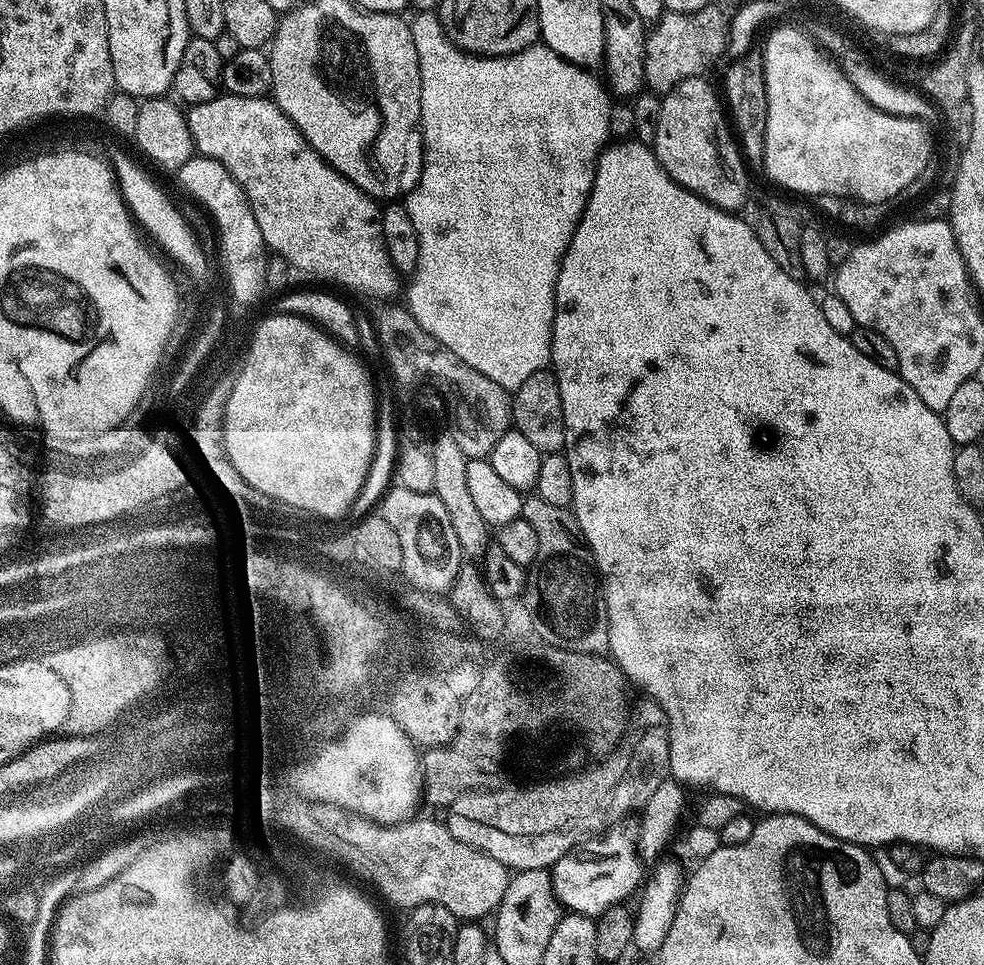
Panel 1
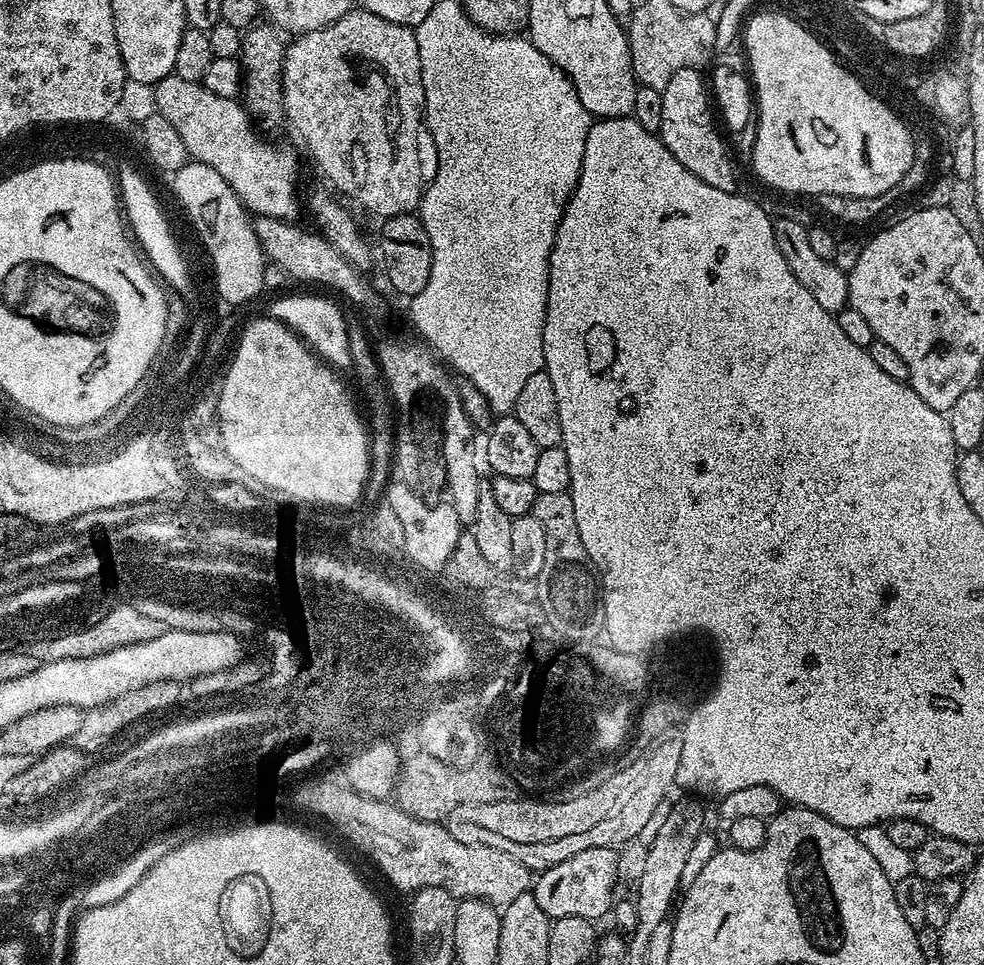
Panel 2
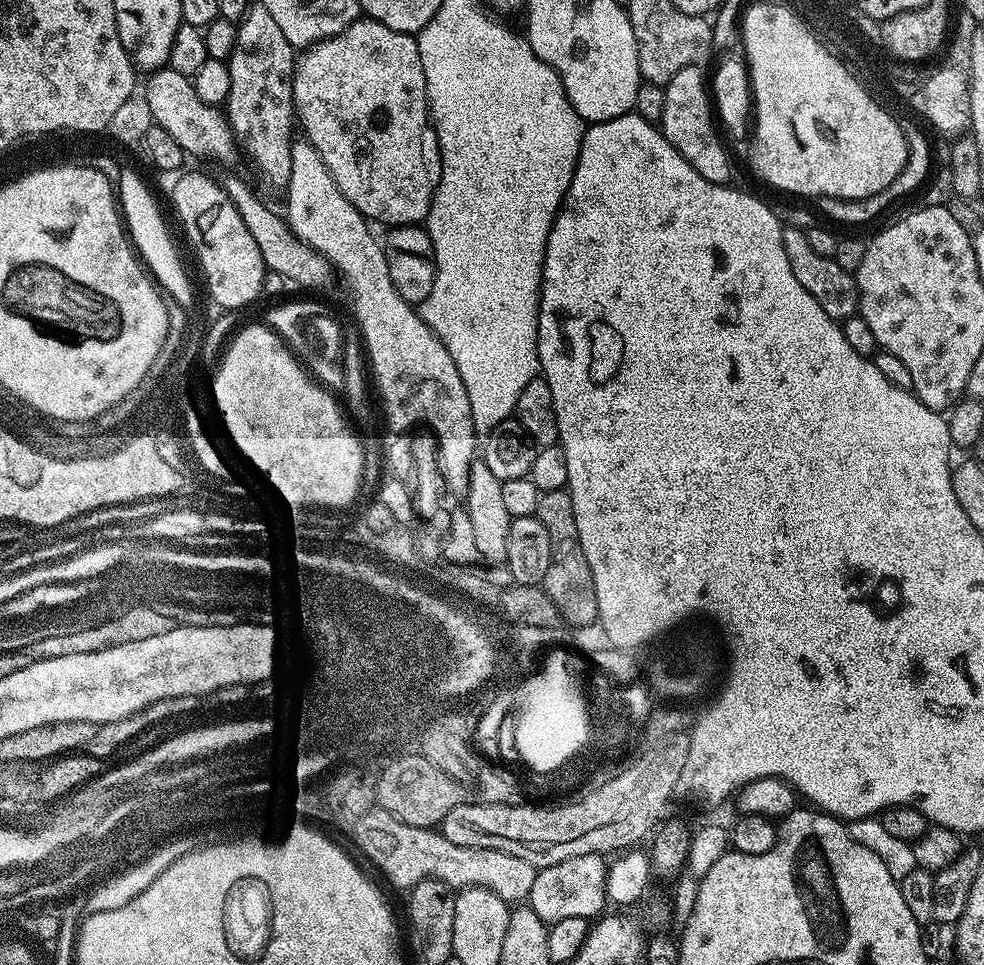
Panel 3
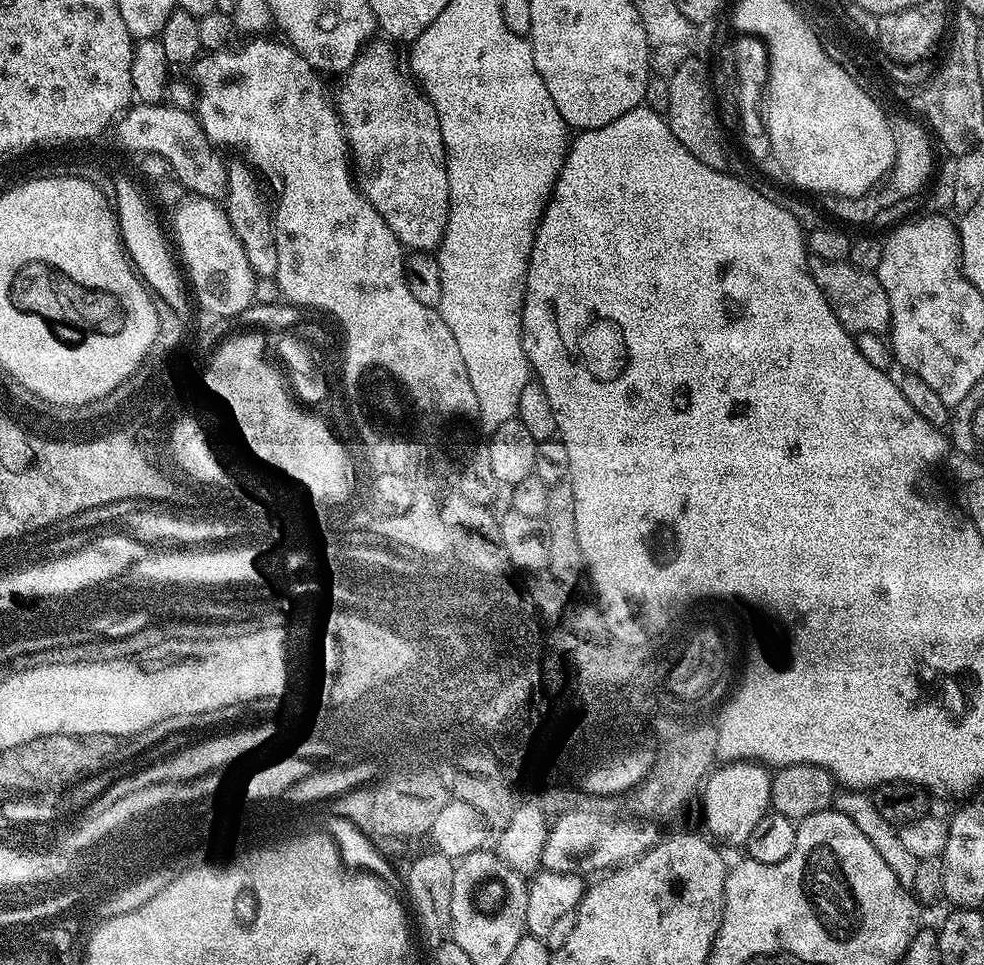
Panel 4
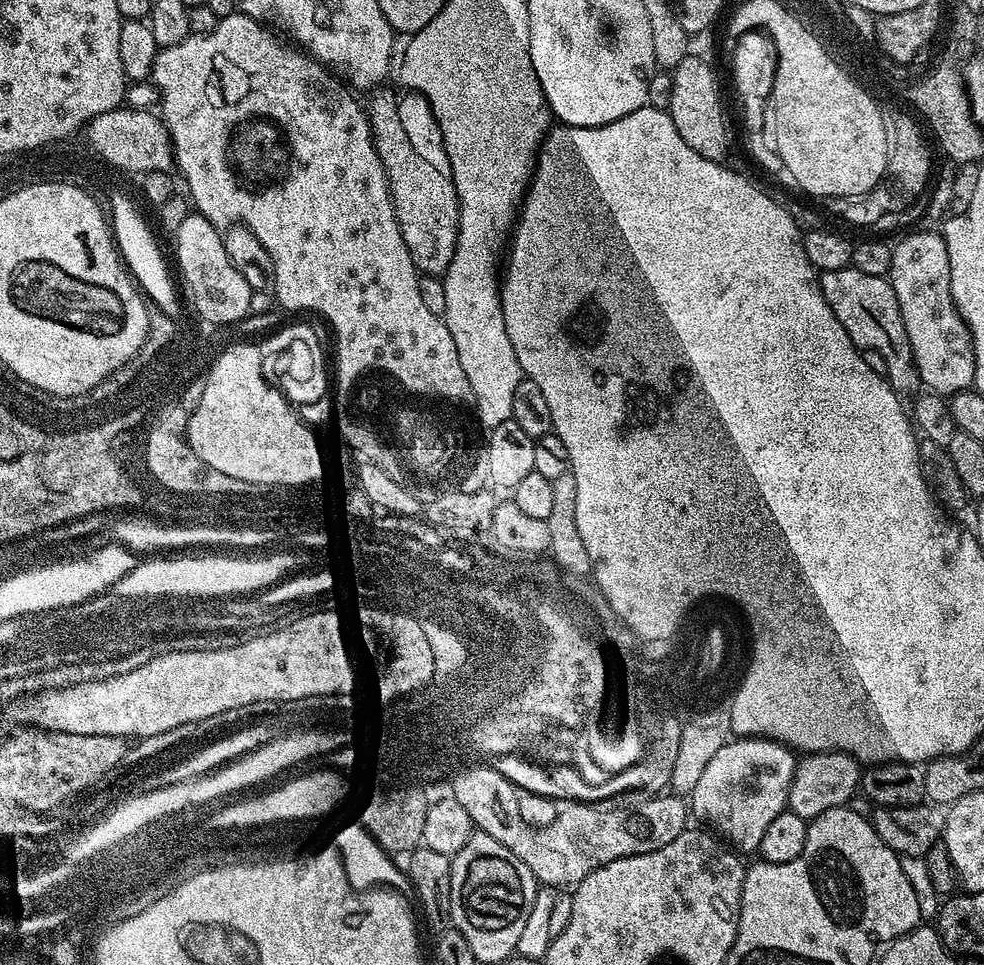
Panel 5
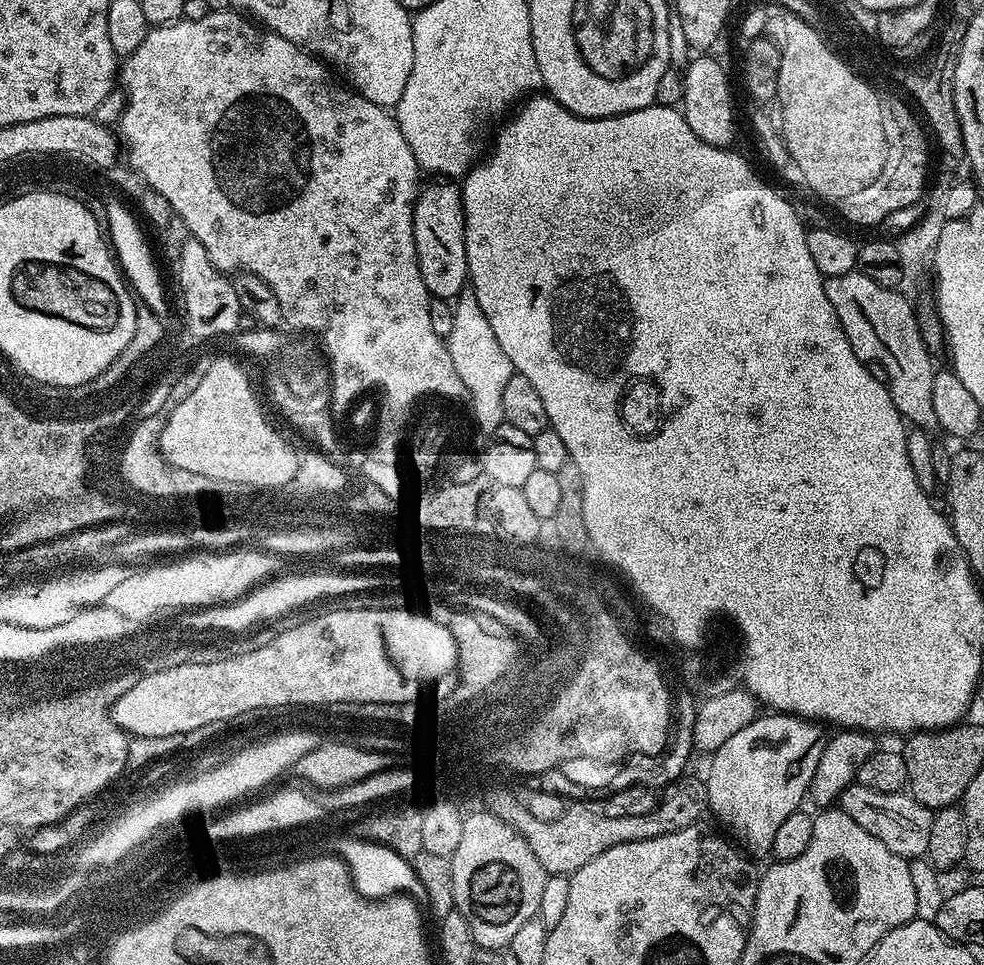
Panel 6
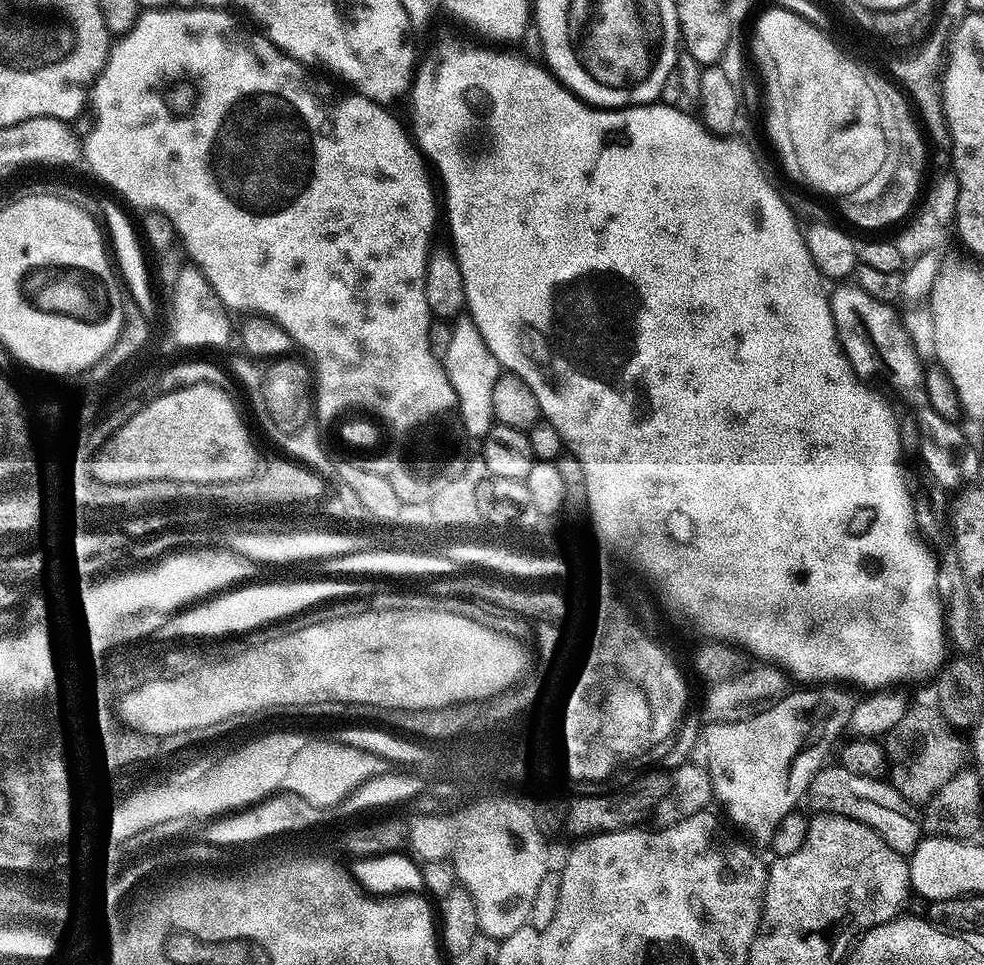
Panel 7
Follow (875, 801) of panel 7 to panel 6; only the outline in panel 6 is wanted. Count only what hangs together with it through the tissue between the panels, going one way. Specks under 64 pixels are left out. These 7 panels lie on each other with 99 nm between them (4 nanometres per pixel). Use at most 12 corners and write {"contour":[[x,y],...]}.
{"contour":[[853,783],[838,807],[886,850],[929,855],[933,809]]}

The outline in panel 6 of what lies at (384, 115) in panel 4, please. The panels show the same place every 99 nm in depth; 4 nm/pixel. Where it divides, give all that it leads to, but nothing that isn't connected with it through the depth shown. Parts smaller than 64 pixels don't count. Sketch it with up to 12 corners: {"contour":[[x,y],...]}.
{"contour":[[421,187],[414,250],[429,297],[469,283],[464,197]]}

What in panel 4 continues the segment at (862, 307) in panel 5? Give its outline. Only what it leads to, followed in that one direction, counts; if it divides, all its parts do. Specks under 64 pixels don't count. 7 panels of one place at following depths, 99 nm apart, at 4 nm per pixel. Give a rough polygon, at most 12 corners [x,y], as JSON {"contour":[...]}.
{"contour":[[809,255],[840,325],[889,331],[890,302],[871,272]]}

